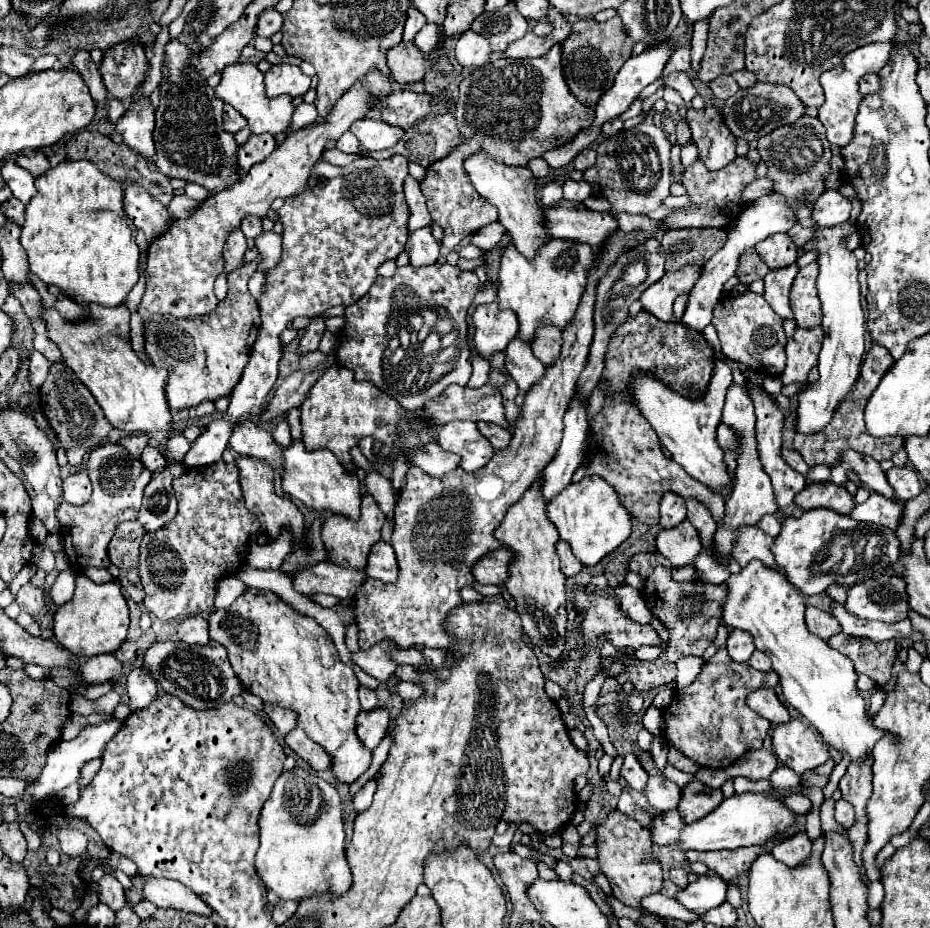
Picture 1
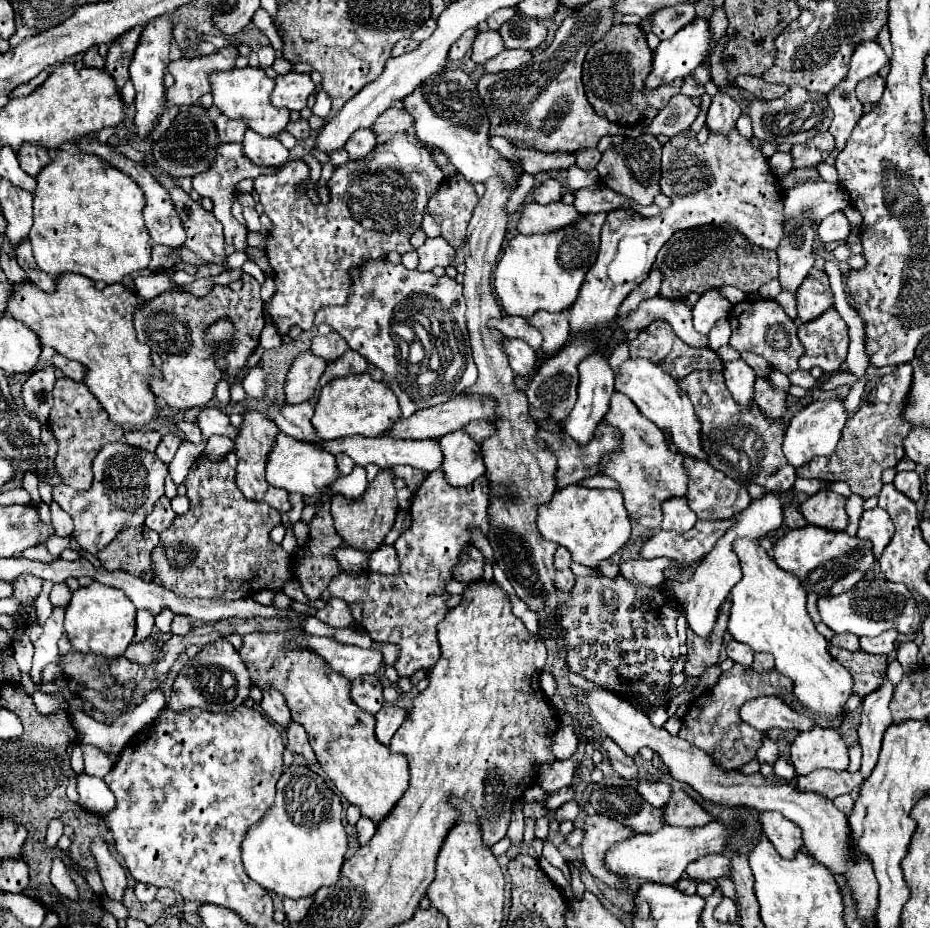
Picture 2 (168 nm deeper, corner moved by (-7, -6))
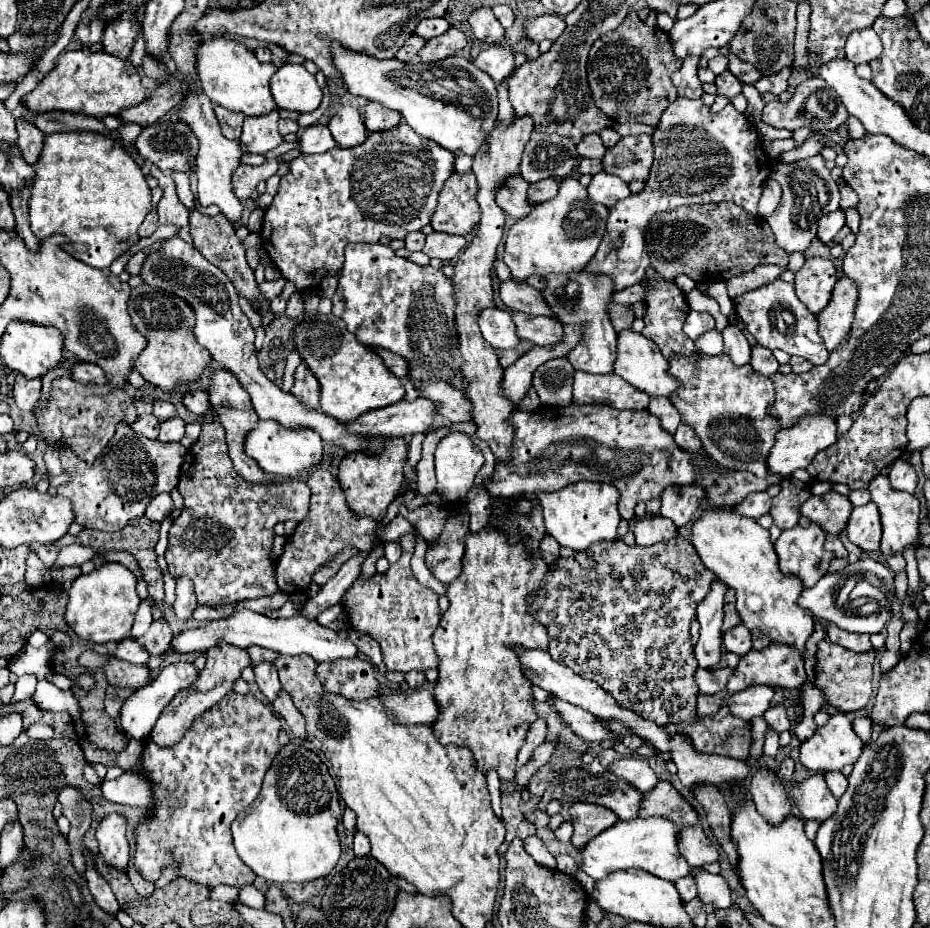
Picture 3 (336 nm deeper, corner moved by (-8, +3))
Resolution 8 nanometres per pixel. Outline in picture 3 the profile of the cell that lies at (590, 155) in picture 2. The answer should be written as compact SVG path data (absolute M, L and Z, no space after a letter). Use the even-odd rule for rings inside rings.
M592 133L592 135L586 135L586 137L576 145L576 151L578 151L580 157L602 159L606 147L602 145L602 139L598 137L598 133Z

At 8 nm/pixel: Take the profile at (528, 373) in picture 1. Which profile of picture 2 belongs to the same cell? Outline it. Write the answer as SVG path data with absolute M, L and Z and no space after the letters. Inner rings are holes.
M505 338L503 340L503 350L509 358L509 364L513 368L515 374L521 374L521 376L531 376L533 370L535 370L535 352L529 348L529 344L525 344L523 340L509 340Z

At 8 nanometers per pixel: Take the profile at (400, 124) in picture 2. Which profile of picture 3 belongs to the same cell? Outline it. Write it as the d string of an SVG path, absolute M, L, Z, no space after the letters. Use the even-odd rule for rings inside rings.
M366 103L364 107L360 107L360 115L364 117L364 125L368 131L388 131L402 121L402 115L378 103Z

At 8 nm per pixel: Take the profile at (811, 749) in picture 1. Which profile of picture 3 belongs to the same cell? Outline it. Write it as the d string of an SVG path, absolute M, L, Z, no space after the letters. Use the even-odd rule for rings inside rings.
M834 713L824 727L818 727L810 739L802 741L800 761L812 771L838 771L858 761L862 745L848 717Z

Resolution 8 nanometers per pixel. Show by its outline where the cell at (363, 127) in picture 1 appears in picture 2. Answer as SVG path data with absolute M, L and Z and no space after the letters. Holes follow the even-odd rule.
M371 130L355 132L343 146L351 158L363 158L375 148L375 136Z

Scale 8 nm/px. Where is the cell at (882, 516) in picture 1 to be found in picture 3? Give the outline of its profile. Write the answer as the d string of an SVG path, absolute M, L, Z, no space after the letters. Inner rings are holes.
M870 501L868 505L854 507L848 525L846 525L848 539L858 545L862 551L878 551L880 549L880 537L882 537L882 525L878 507Z

